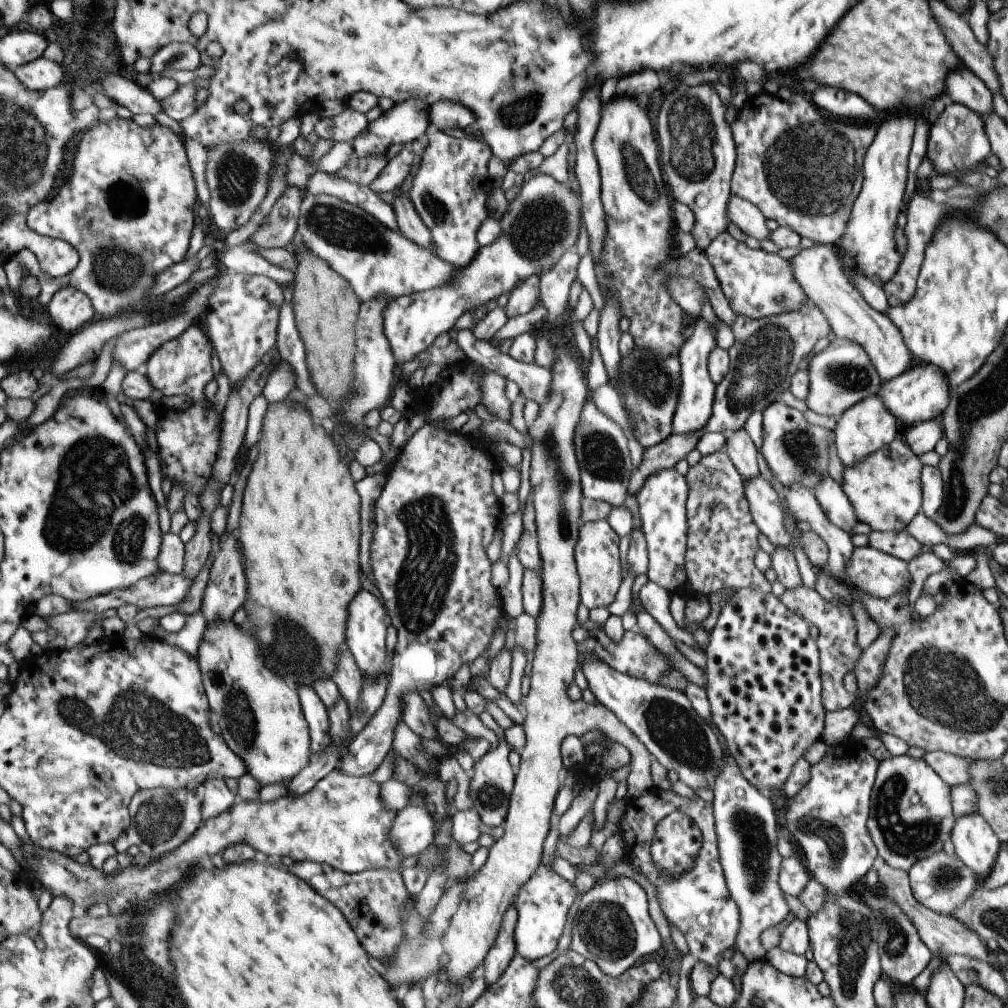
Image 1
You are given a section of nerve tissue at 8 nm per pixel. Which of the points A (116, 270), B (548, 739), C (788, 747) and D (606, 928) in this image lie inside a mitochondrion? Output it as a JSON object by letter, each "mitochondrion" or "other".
{"A":"mitochondrion","B":"other","C":"other","D":"mitochondrion"}

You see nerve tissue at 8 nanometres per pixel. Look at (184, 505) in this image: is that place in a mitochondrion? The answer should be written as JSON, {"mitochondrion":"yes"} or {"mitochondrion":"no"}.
{"mitochondrion":"no"}

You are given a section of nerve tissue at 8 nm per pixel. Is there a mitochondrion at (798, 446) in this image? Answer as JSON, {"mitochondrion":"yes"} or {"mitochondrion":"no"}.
{"mitochondrion":"yes"}

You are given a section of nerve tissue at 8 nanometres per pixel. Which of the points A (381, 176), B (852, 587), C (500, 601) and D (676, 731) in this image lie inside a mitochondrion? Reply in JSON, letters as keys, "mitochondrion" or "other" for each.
{"A":"other","B":"other","C":"other","D":"mitochondrion"}

